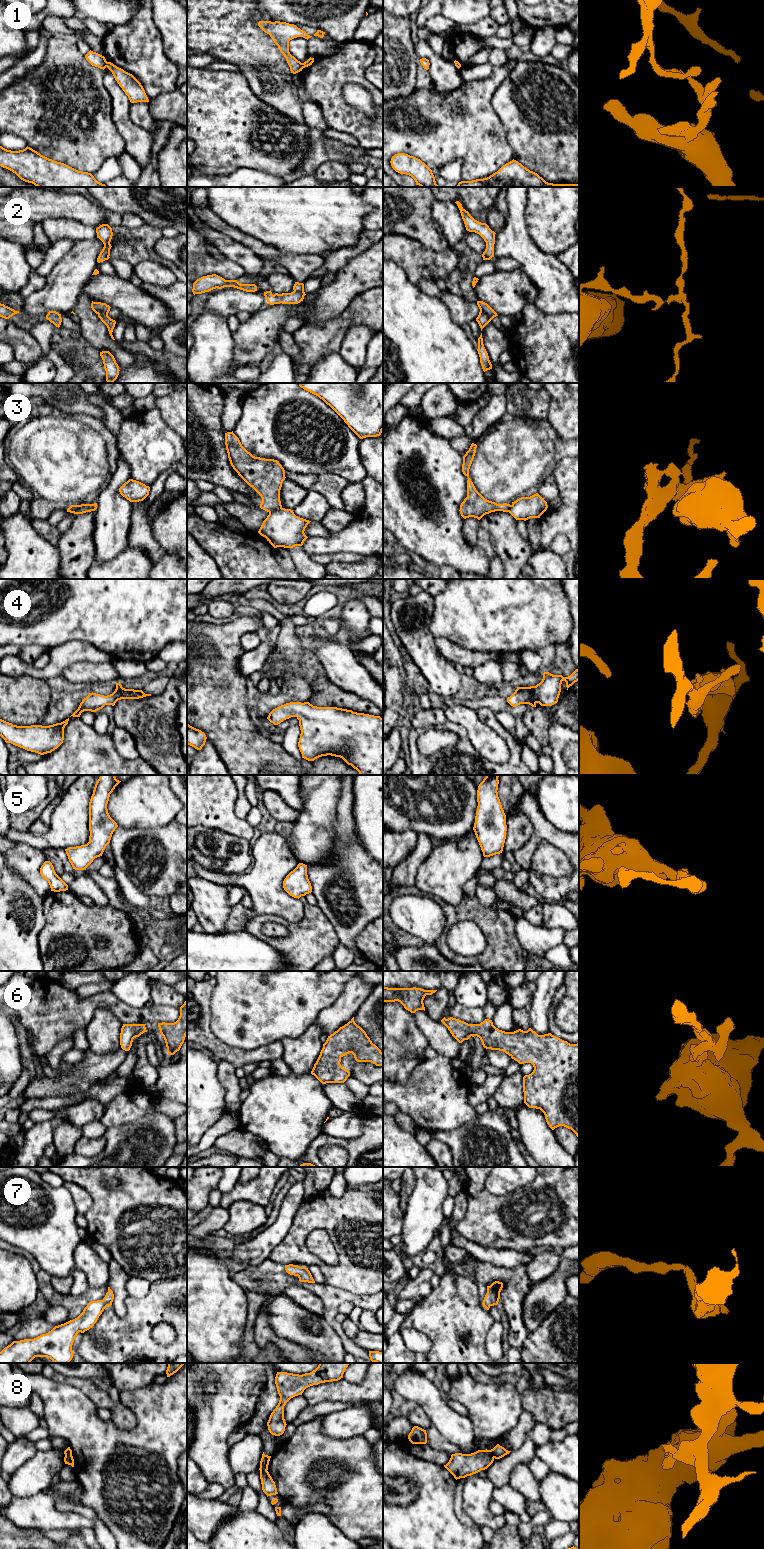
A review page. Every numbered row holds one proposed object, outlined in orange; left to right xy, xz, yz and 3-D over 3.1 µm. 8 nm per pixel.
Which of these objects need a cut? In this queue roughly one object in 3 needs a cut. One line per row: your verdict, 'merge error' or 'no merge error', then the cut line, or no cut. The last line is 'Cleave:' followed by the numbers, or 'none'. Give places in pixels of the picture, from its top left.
1: merge error | xy (106, 62), (107, 66)
2: merge error | yz (480, 309), (491, 319)
3: merge error | xz (281, 507), (269, 513)
4: no merge error | no cut
5: no merge error | no cut
6: no merge error | no cut
7: no merge error | no cut
8: merge error | yz (489, 1450), (493, 1458)
Cleave: 1, 2, 3, 8

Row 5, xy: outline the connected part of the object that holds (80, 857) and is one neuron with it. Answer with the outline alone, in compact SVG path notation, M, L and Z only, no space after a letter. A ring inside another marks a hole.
M100 775L89 802L89 842L85 845L65 849L69 862L75 870L86 868L97 857L102 856L117 823L107 809L110 794L121 781L115 775Z

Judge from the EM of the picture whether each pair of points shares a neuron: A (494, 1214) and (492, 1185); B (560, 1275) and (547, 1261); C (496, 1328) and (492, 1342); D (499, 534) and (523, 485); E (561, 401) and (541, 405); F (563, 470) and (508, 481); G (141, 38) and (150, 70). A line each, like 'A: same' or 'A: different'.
A: different
B: different
C: same
D: different
E: different
F: different
G: same

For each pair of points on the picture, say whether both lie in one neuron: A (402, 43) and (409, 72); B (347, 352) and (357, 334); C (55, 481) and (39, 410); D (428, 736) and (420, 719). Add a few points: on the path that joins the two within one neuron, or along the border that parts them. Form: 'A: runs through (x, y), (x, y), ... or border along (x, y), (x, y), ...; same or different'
A: runs through (402, 50), (402, 65); same
B: runs through (349, 348), (356, 338); same
C: runs through (55, 463), (55, 459), (39, 443), (39, 428); same
D: border along (436, 726), (427, 726), (423, 729); different

